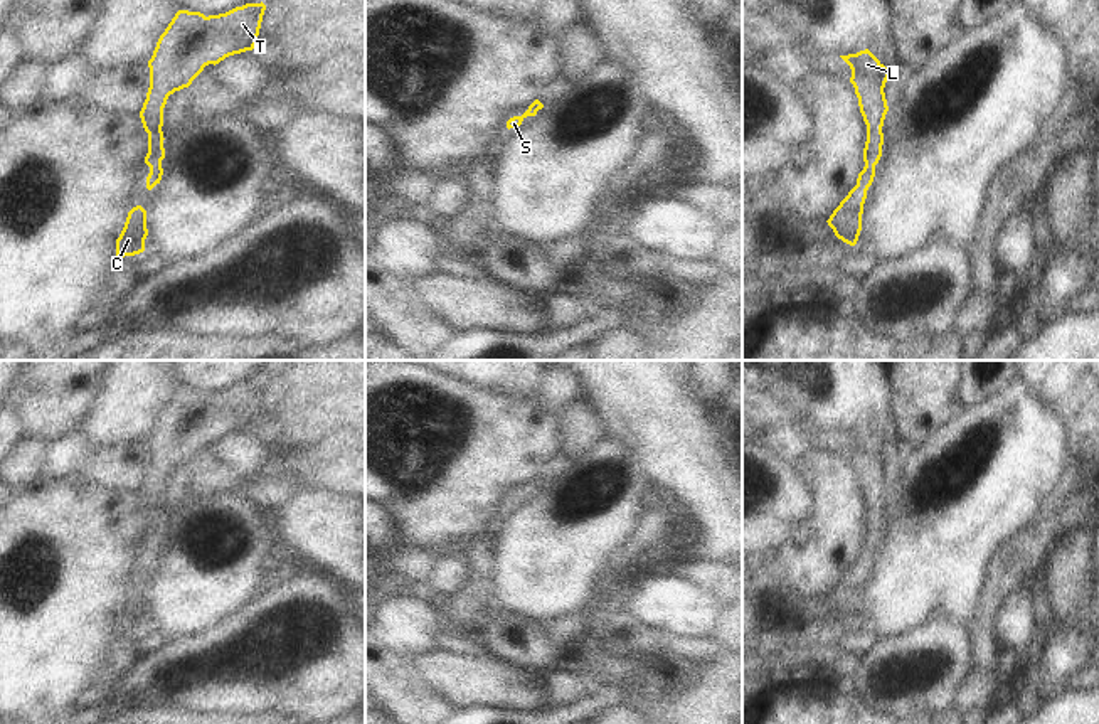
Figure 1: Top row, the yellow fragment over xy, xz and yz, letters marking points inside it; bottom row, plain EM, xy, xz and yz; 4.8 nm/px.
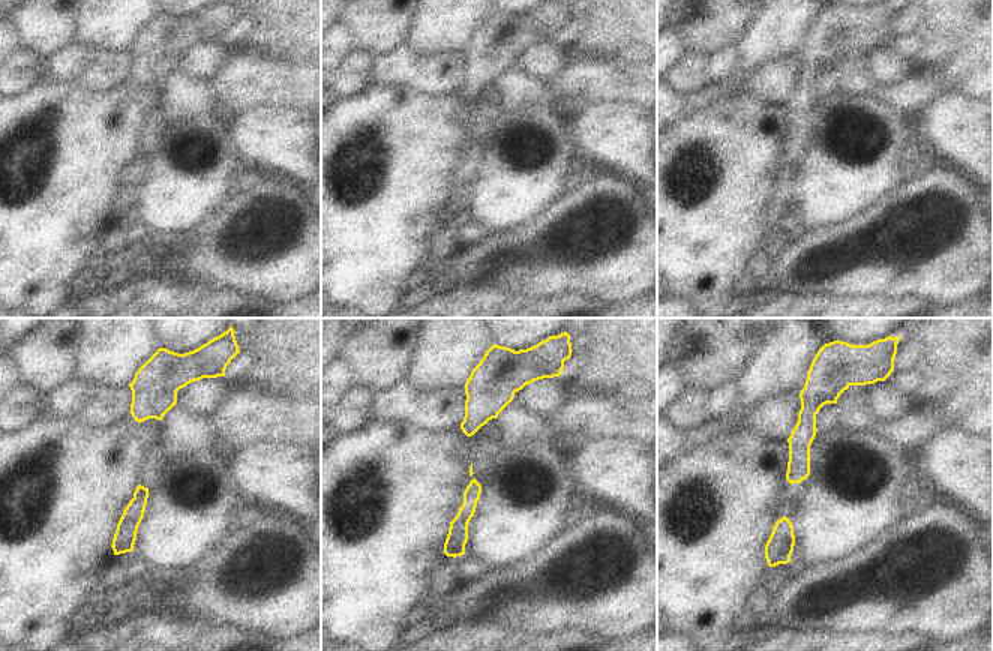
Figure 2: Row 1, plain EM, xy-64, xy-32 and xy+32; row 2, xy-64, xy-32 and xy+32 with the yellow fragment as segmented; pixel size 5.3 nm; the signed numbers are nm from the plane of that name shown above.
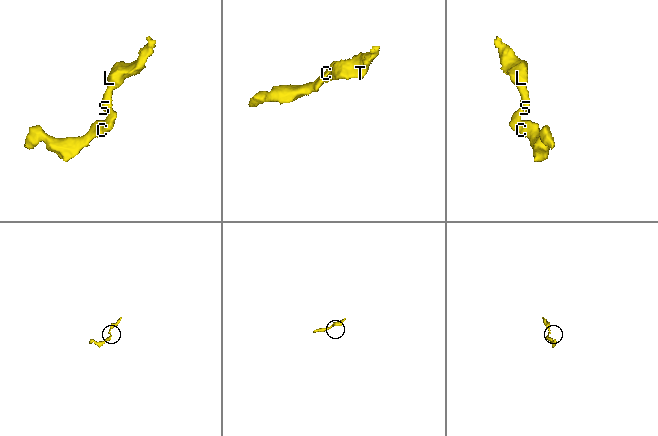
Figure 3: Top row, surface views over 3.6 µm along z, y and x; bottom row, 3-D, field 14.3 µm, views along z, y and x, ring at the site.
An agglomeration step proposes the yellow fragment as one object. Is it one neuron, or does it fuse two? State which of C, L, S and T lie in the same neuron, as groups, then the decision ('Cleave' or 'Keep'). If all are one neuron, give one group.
Groups: C L S T. Keep

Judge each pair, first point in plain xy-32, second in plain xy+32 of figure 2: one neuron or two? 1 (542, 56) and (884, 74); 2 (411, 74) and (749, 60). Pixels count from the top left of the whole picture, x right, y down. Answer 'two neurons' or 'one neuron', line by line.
1: one neuron
2: two neurons

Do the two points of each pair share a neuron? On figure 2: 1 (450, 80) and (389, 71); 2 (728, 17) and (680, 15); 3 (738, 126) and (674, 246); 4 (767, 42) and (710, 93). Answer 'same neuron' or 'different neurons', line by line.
1: same neuron
2: same neuron
3: same neuron
4: same neuron

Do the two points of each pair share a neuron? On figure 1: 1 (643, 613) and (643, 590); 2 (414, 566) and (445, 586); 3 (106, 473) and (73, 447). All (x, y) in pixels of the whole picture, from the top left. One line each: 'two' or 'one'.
1: one
2: two
3: one

